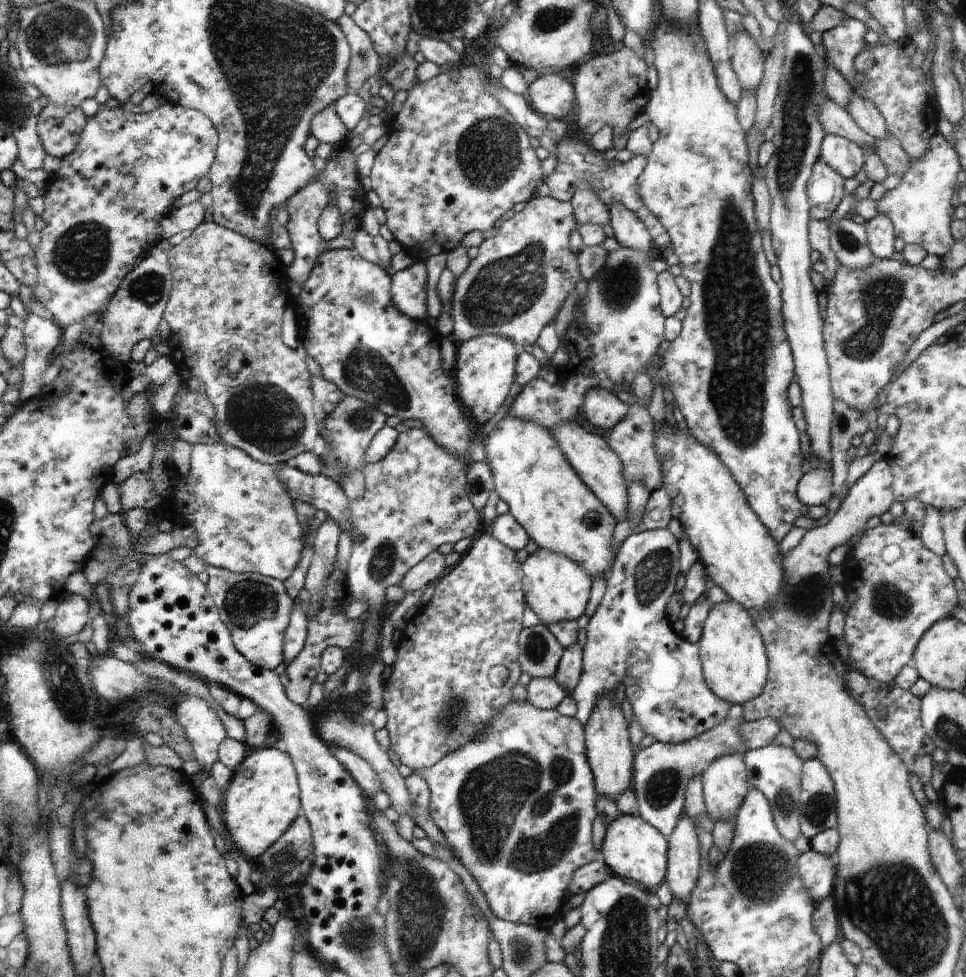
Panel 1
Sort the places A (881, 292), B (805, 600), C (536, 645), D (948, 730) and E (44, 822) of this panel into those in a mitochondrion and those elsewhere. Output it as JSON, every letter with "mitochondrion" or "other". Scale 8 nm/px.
{"A":"mitochondrion","B":"mitochondrion","C":"mitochondrion","D":"mitochondrion","E":"other"}

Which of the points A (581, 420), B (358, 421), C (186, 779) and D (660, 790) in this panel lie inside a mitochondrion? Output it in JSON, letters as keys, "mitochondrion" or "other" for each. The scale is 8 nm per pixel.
{"A":"other","B":"mitochondrion","C":"other","D":"mitochondrion"}

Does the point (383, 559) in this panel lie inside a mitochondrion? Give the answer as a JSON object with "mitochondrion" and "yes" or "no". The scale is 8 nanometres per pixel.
{"mitochondrion":"yes"}

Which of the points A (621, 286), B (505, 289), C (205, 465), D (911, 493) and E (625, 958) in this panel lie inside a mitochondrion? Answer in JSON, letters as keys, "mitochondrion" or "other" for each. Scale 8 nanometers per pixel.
{"A":"mitochondrion","B":"mitochondrion","C":"other","D":"other","E":"mitochondrion"}

